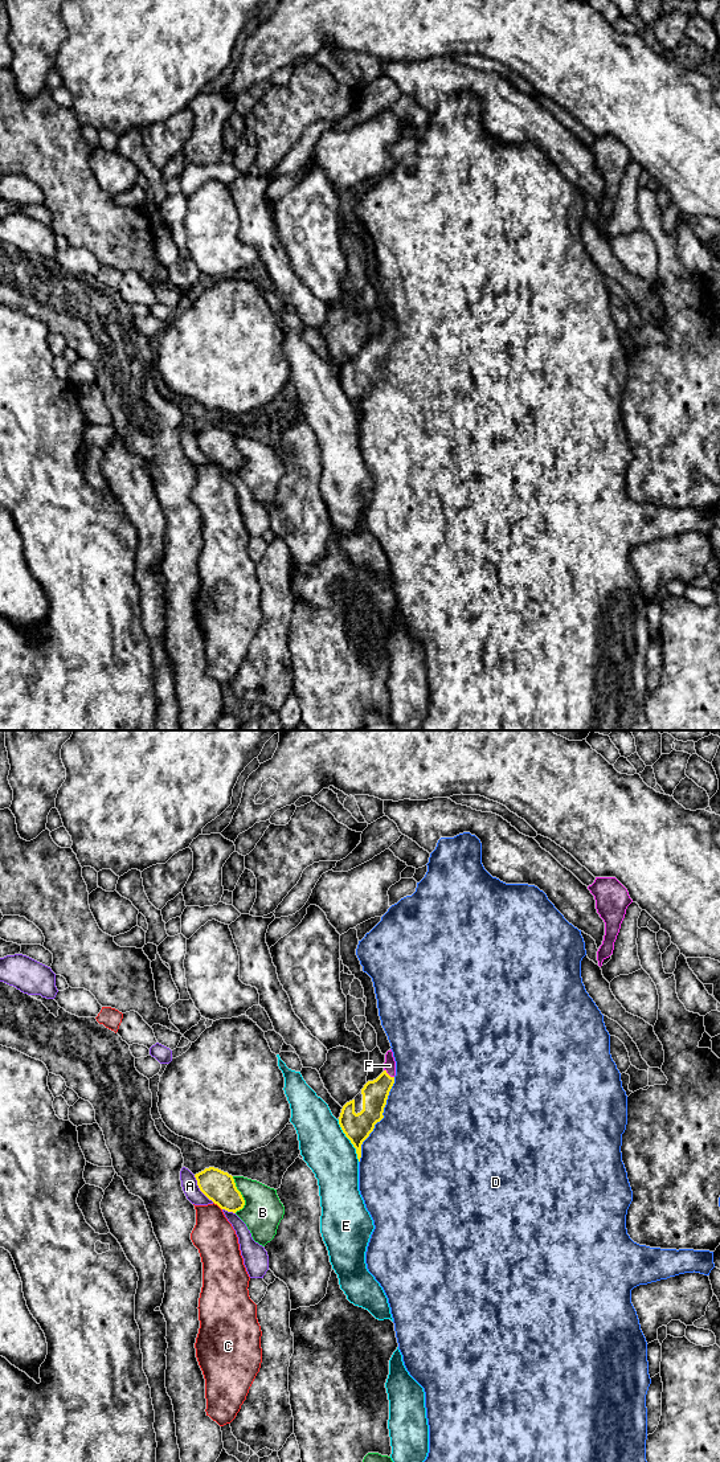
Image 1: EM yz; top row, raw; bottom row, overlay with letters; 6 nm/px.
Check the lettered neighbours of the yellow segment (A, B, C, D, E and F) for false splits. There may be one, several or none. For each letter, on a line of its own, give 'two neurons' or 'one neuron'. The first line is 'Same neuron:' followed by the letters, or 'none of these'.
Same neuron: F
A: two neurons
B: two neurons
C: two neurons
D: two neurons
E: two neurons
F: one neuron

